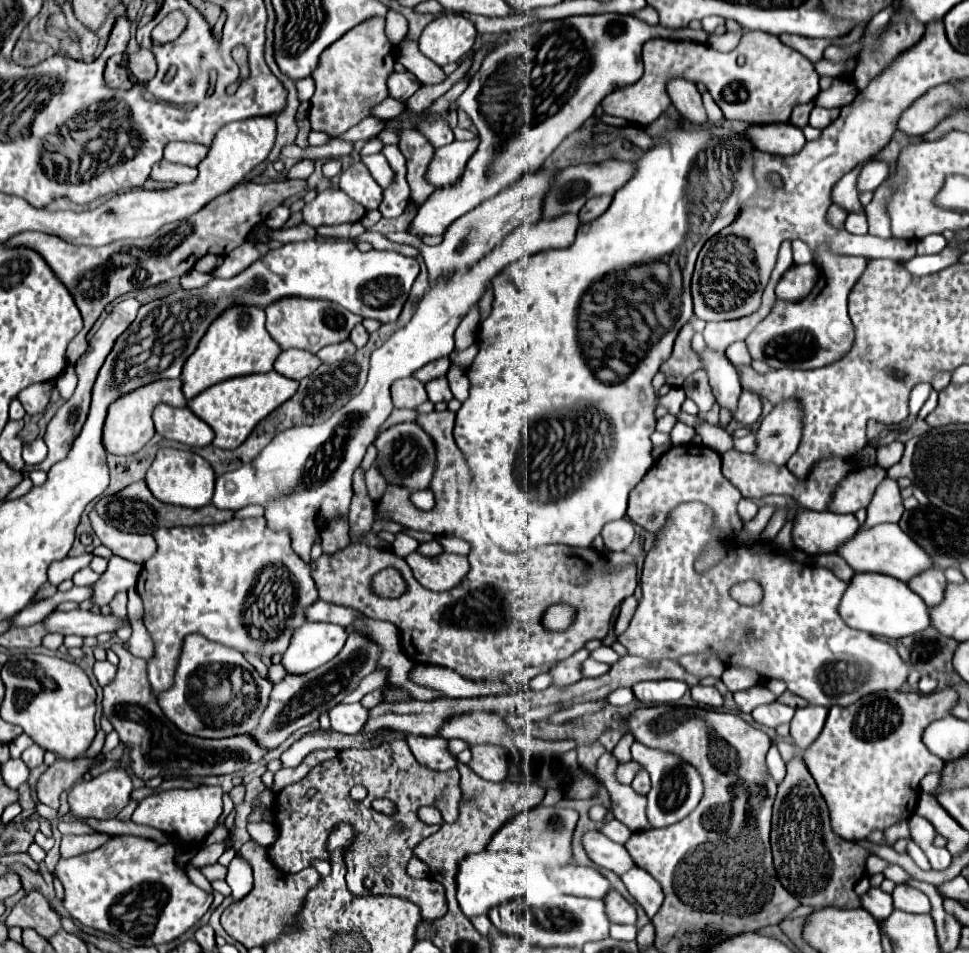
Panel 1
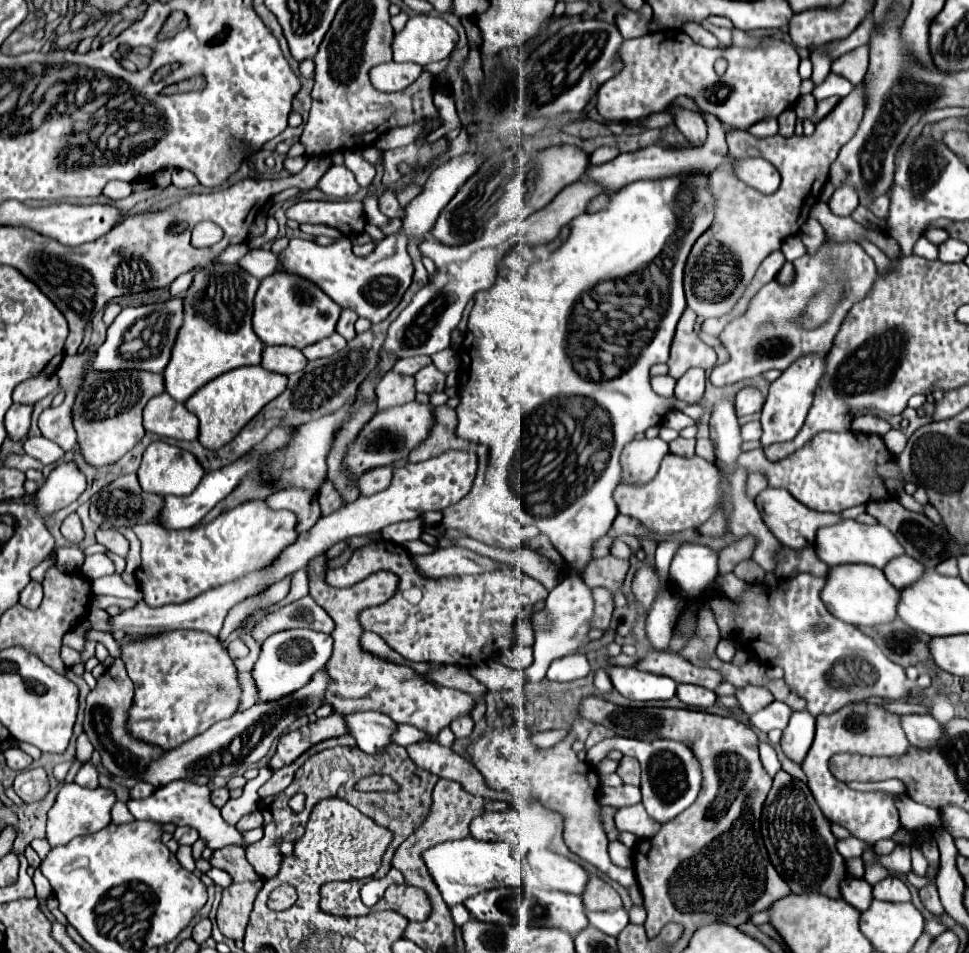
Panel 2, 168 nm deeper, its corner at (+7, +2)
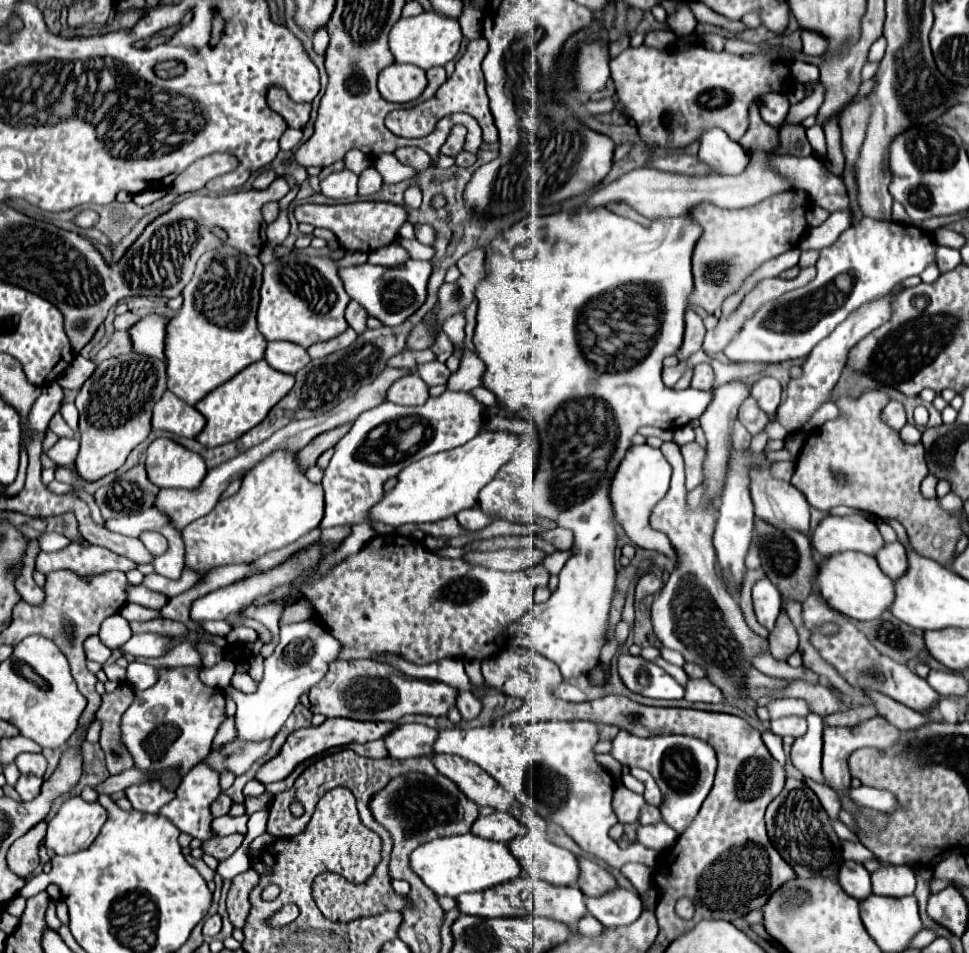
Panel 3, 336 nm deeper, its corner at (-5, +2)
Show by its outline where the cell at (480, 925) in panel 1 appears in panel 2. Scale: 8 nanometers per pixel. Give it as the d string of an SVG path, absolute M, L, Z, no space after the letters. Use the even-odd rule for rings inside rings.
M463 904L449 906L449 910L451 910L451 918L455 920L455 924L457 924L457 926L463 926L465 922L469 922L469 920L471 920L471 916L467 914L467 910L465 910L465 906L463 906Z

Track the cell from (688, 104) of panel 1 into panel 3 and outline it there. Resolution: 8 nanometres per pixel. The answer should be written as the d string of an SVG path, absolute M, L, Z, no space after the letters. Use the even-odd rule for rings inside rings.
M707 128L699 144L699 158L707 160L707 164L715 164L719 174L739 174L749 164L749 154L721 128Z

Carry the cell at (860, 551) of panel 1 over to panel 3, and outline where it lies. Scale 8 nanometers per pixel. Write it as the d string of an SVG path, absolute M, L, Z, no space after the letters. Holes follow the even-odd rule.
M827 516L813 530L811 542L823 558L847 550L875 556L885 544L881 532L877 530L877 524L865 516Z

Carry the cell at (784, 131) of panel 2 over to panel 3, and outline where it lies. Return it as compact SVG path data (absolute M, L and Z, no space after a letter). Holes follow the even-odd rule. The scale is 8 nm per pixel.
M785 124L779 130L781 150L779 154L793 154L793 156L811 156L811 144L807 142L805 128L801 124Z

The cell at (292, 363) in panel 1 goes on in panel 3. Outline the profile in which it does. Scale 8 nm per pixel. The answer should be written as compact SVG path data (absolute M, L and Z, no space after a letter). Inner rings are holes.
M269 342L267 350L265 350L265 360L269 362L271 368L275 368L279 372L295 374L297 370L305 368L311 362L311 356L299 344L293 344L293 342Z

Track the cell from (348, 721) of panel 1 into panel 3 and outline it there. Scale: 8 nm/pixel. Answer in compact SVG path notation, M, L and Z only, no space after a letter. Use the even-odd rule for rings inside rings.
M397 724L385 738L385 748L391 758L405 760L415 756L429 756L433 752L433 742L437 730L425 724Z

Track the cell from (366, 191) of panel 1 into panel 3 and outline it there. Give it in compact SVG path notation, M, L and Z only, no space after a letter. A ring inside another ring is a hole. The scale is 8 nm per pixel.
M347 168L333 172L325 180L321 180L321 194L335 200L357 196L357 182L359 182L359 176Z

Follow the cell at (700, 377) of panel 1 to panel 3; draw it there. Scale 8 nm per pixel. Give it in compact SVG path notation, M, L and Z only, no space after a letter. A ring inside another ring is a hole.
M697 364L697 366L695 366L695 374L693 374L691 388L711 392L711 390L713 390L713 382L715 382L715 372L713 372L713 368L711 368L709 364Z

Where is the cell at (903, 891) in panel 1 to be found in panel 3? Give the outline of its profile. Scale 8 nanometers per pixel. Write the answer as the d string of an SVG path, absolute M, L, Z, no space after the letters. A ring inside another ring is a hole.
M889 866L871 874L873 894L879 896L911 896L915 890L915 874L909 866Z

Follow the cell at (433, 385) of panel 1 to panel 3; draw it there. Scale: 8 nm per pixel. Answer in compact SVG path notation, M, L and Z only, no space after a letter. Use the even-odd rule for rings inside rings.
M427 362L419 366L419 376L429 384L429 386L437 386L437 384L447 384L451 372L445 364L441 362Z

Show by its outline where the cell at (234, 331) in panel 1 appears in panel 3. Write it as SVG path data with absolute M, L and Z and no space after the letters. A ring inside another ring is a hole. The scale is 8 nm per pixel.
M223 246L199 258L195 276L183 290L183 306L167 326L167 376L175 396L195 406L243 368L265 358L267 340L257 330L261 284L263 264L257 256Z

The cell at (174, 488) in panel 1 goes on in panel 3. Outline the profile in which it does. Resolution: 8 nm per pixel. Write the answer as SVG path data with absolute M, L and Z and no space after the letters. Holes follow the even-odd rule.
M157 438L147 448L145 466L149 480L159 488L193 490L207 476L205 460L169 438Z

